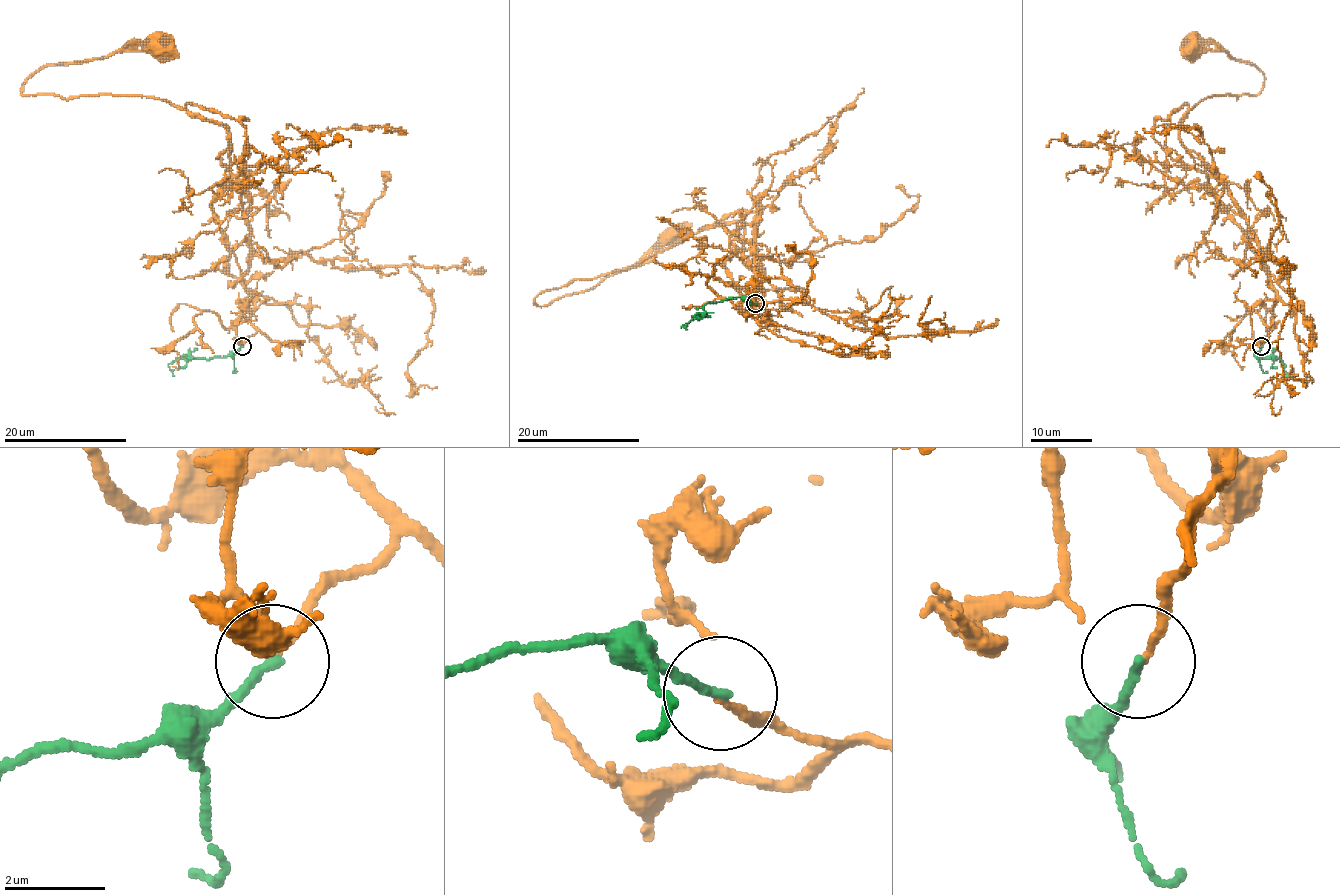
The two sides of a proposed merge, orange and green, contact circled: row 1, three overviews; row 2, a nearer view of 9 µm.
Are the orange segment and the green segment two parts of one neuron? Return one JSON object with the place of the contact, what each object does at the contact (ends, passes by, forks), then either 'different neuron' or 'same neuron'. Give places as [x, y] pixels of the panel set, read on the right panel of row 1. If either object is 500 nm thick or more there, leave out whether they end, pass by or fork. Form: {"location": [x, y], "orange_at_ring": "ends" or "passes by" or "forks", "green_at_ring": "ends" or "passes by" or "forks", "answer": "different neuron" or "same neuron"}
{"location": [1261, 346], "orange_at_ring": "passes by", "green_at_ring": "ends", "answer": "same neuron"}

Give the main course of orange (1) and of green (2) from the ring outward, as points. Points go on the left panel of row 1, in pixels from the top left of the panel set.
1: (241, 346), (257, 331), (229, 133), (163, 99), (22, 94), (52, 64), (160, 45)
2: (241, 346), (226, 356), (211, 359), (172, 360), (168, 366), (174, 376)

